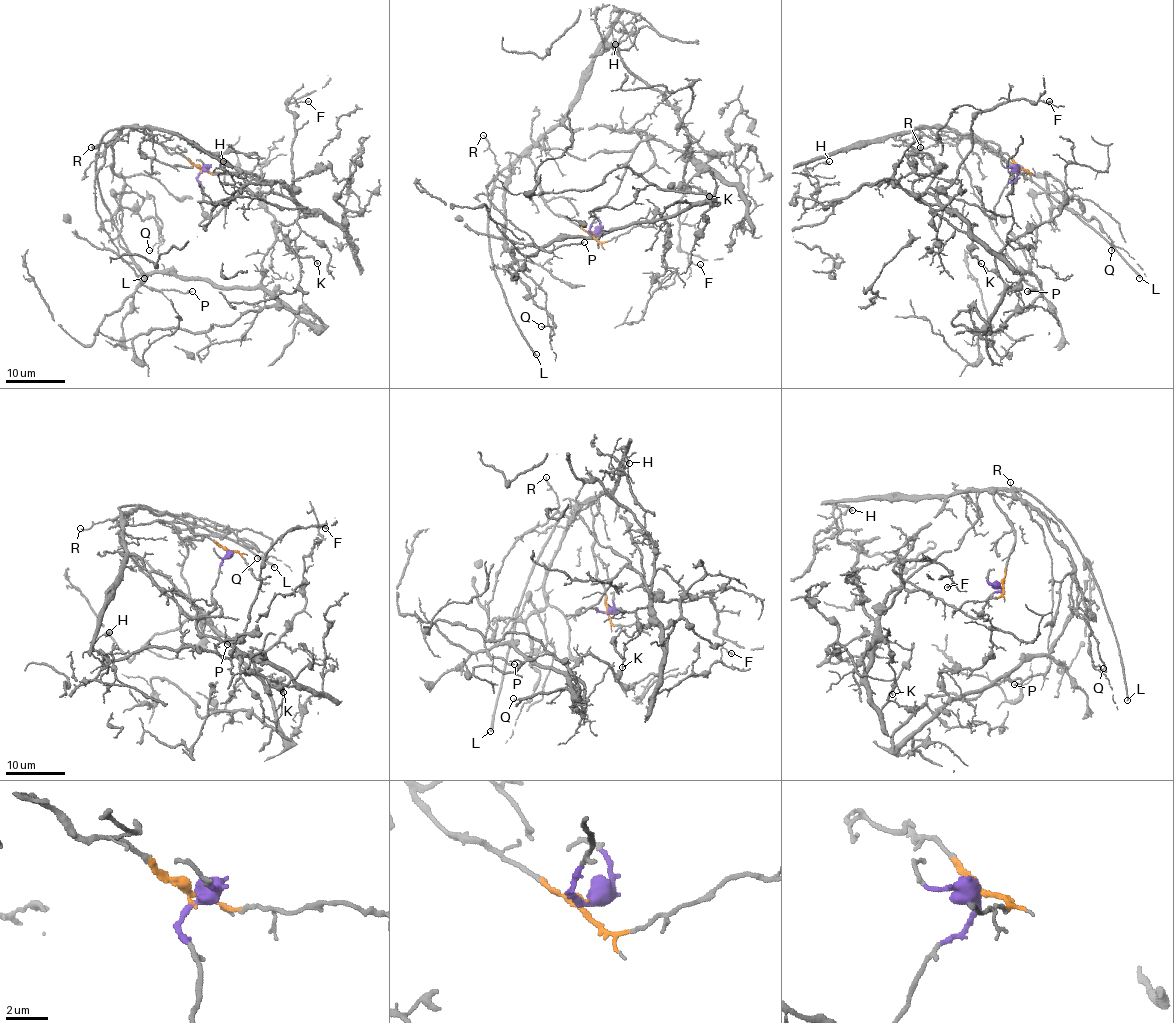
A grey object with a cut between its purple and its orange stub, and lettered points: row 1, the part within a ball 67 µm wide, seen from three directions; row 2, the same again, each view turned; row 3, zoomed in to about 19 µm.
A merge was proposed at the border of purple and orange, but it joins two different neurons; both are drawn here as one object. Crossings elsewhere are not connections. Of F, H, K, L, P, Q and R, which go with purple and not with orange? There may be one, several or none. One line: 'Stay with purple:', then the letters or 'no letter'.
Stay with purple: F, K

